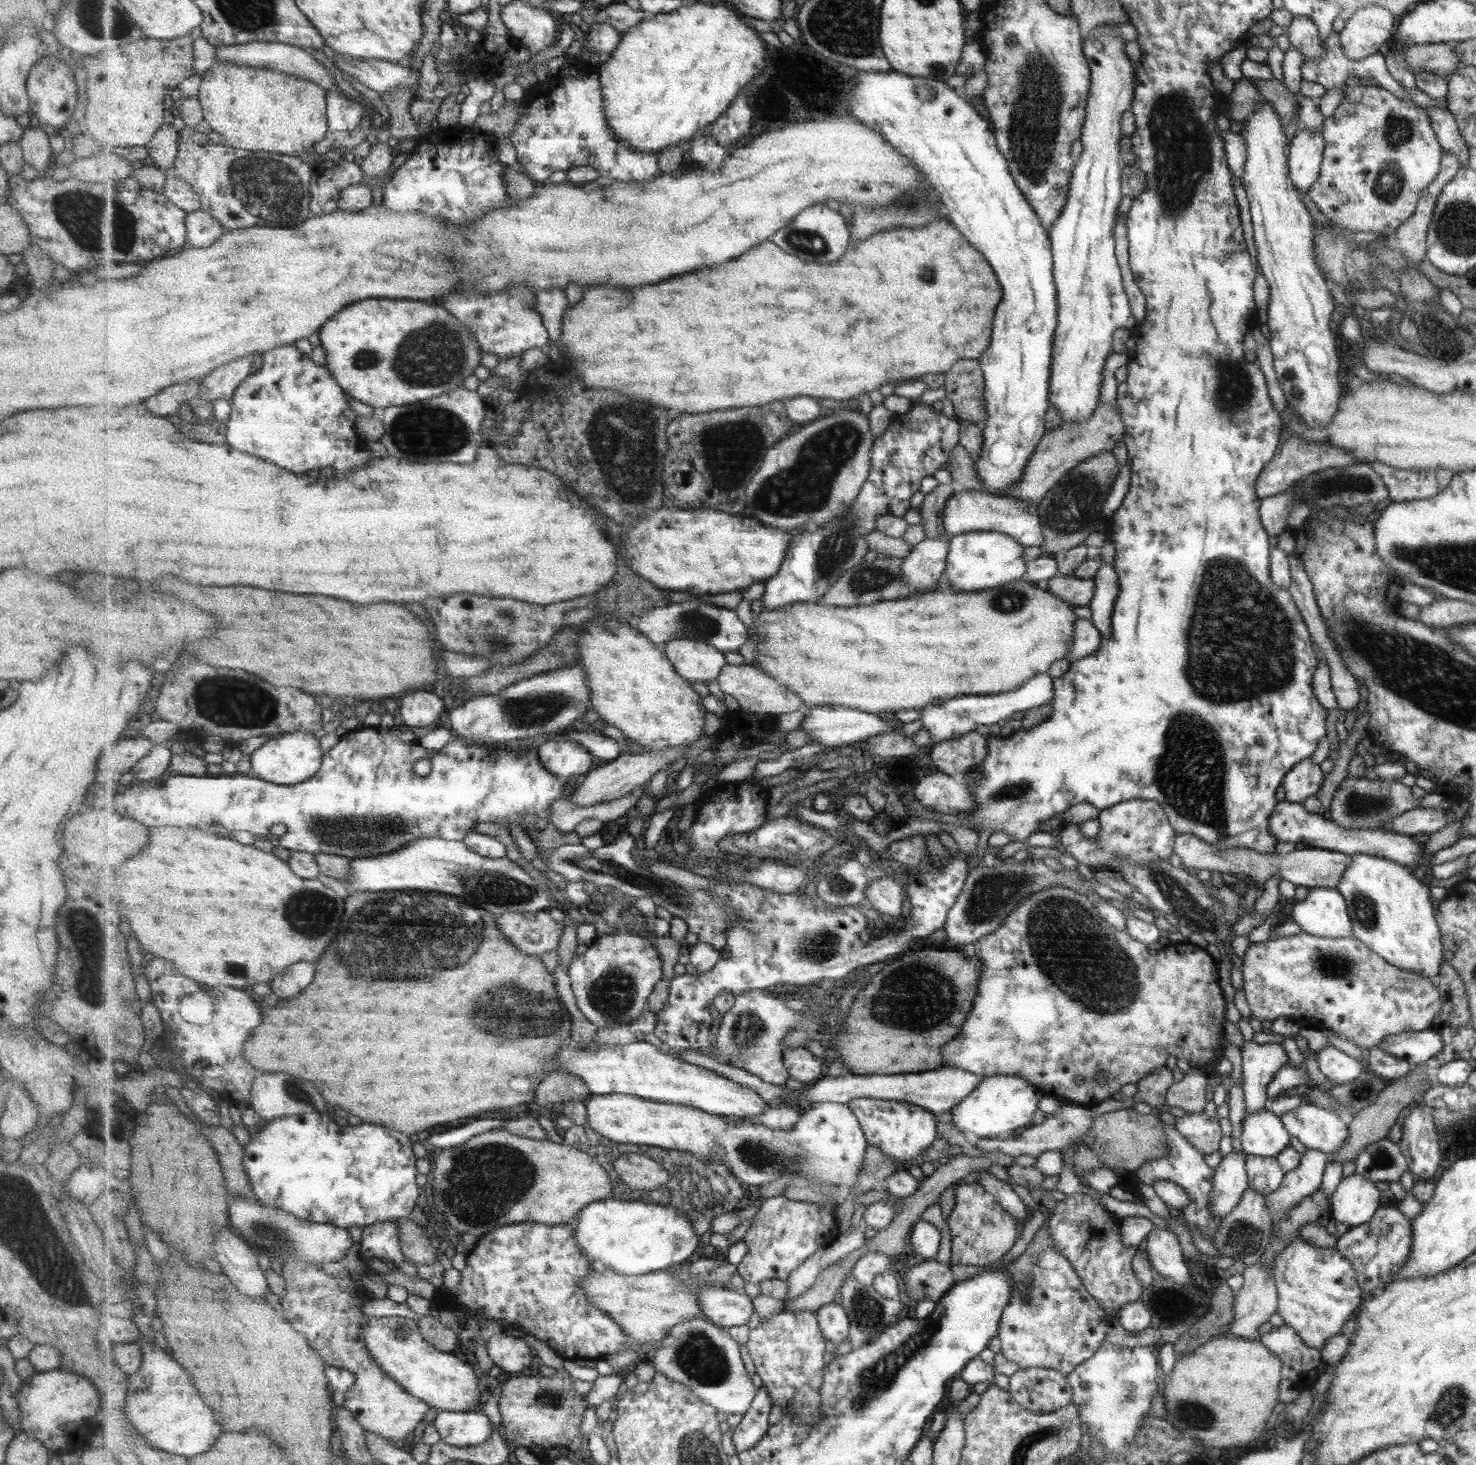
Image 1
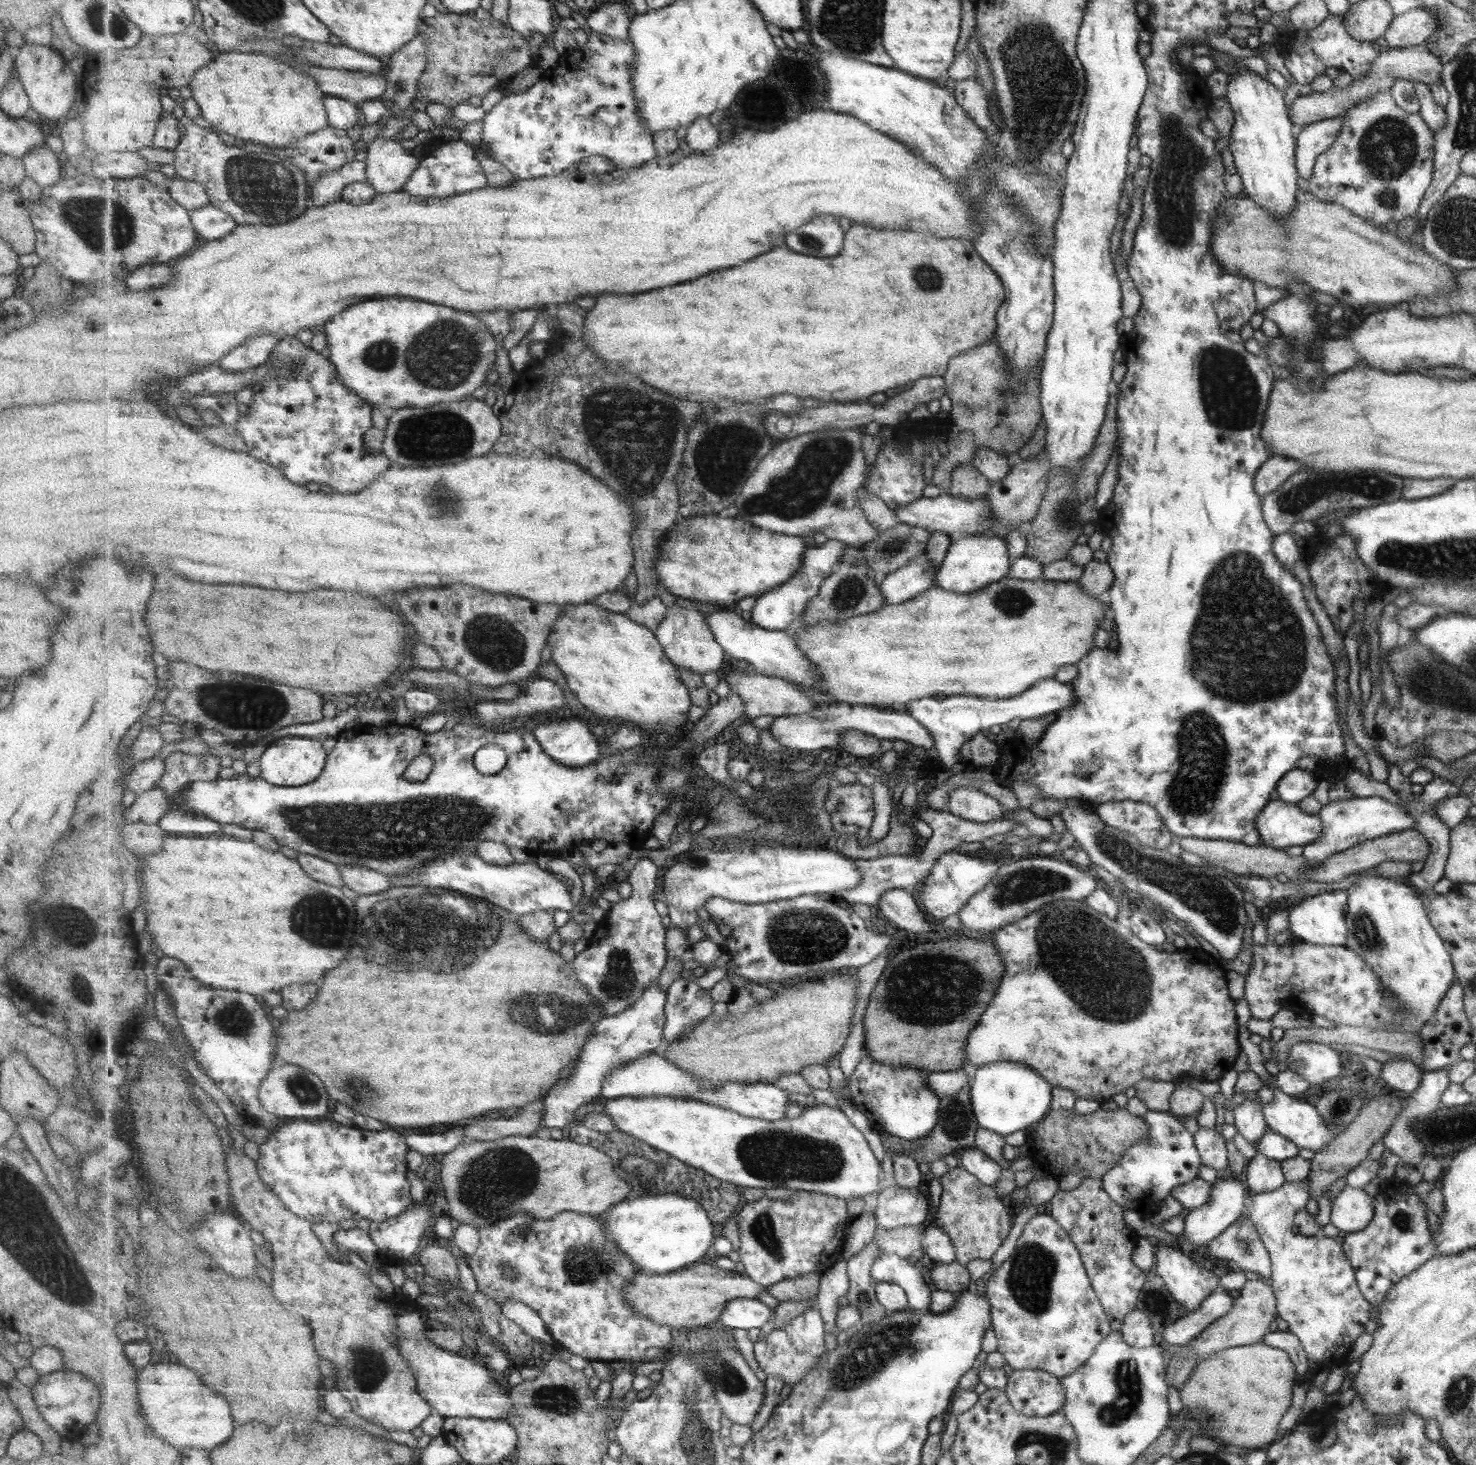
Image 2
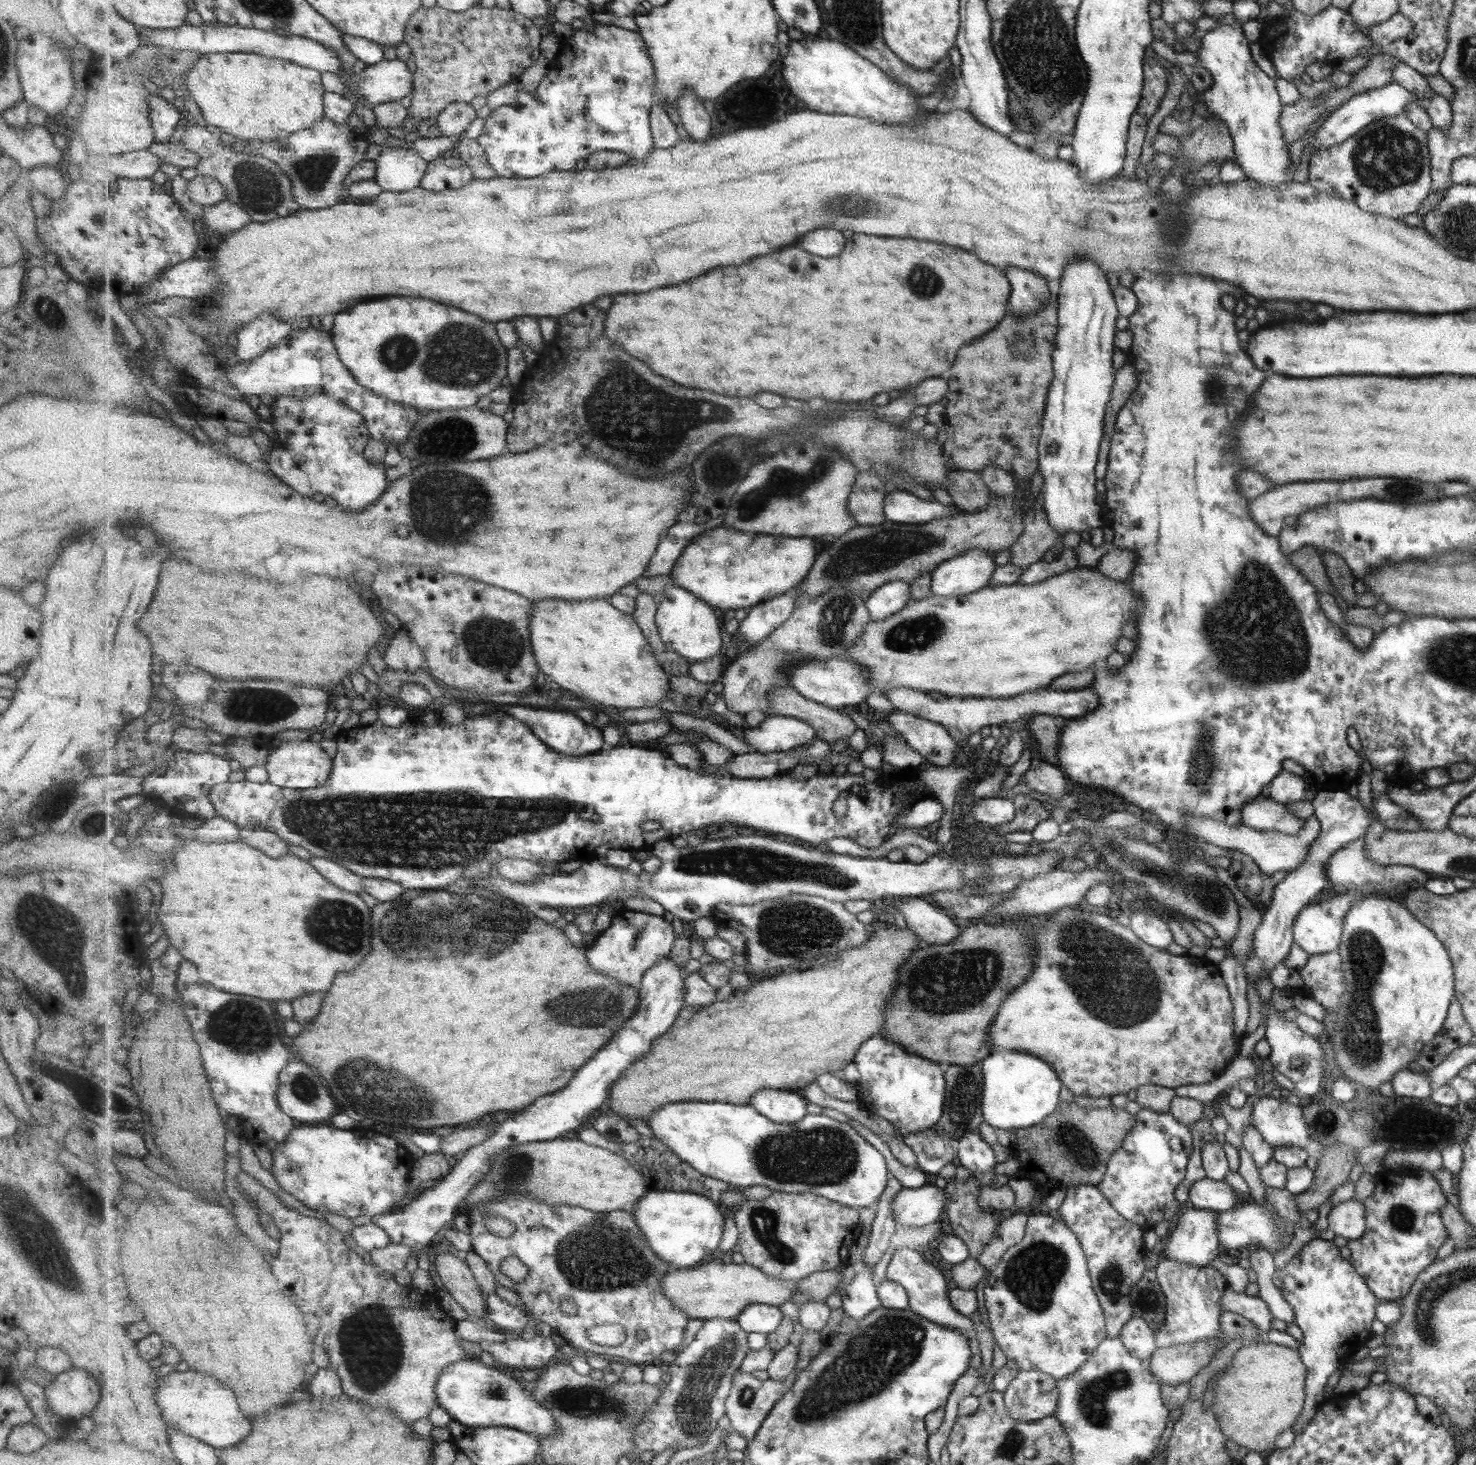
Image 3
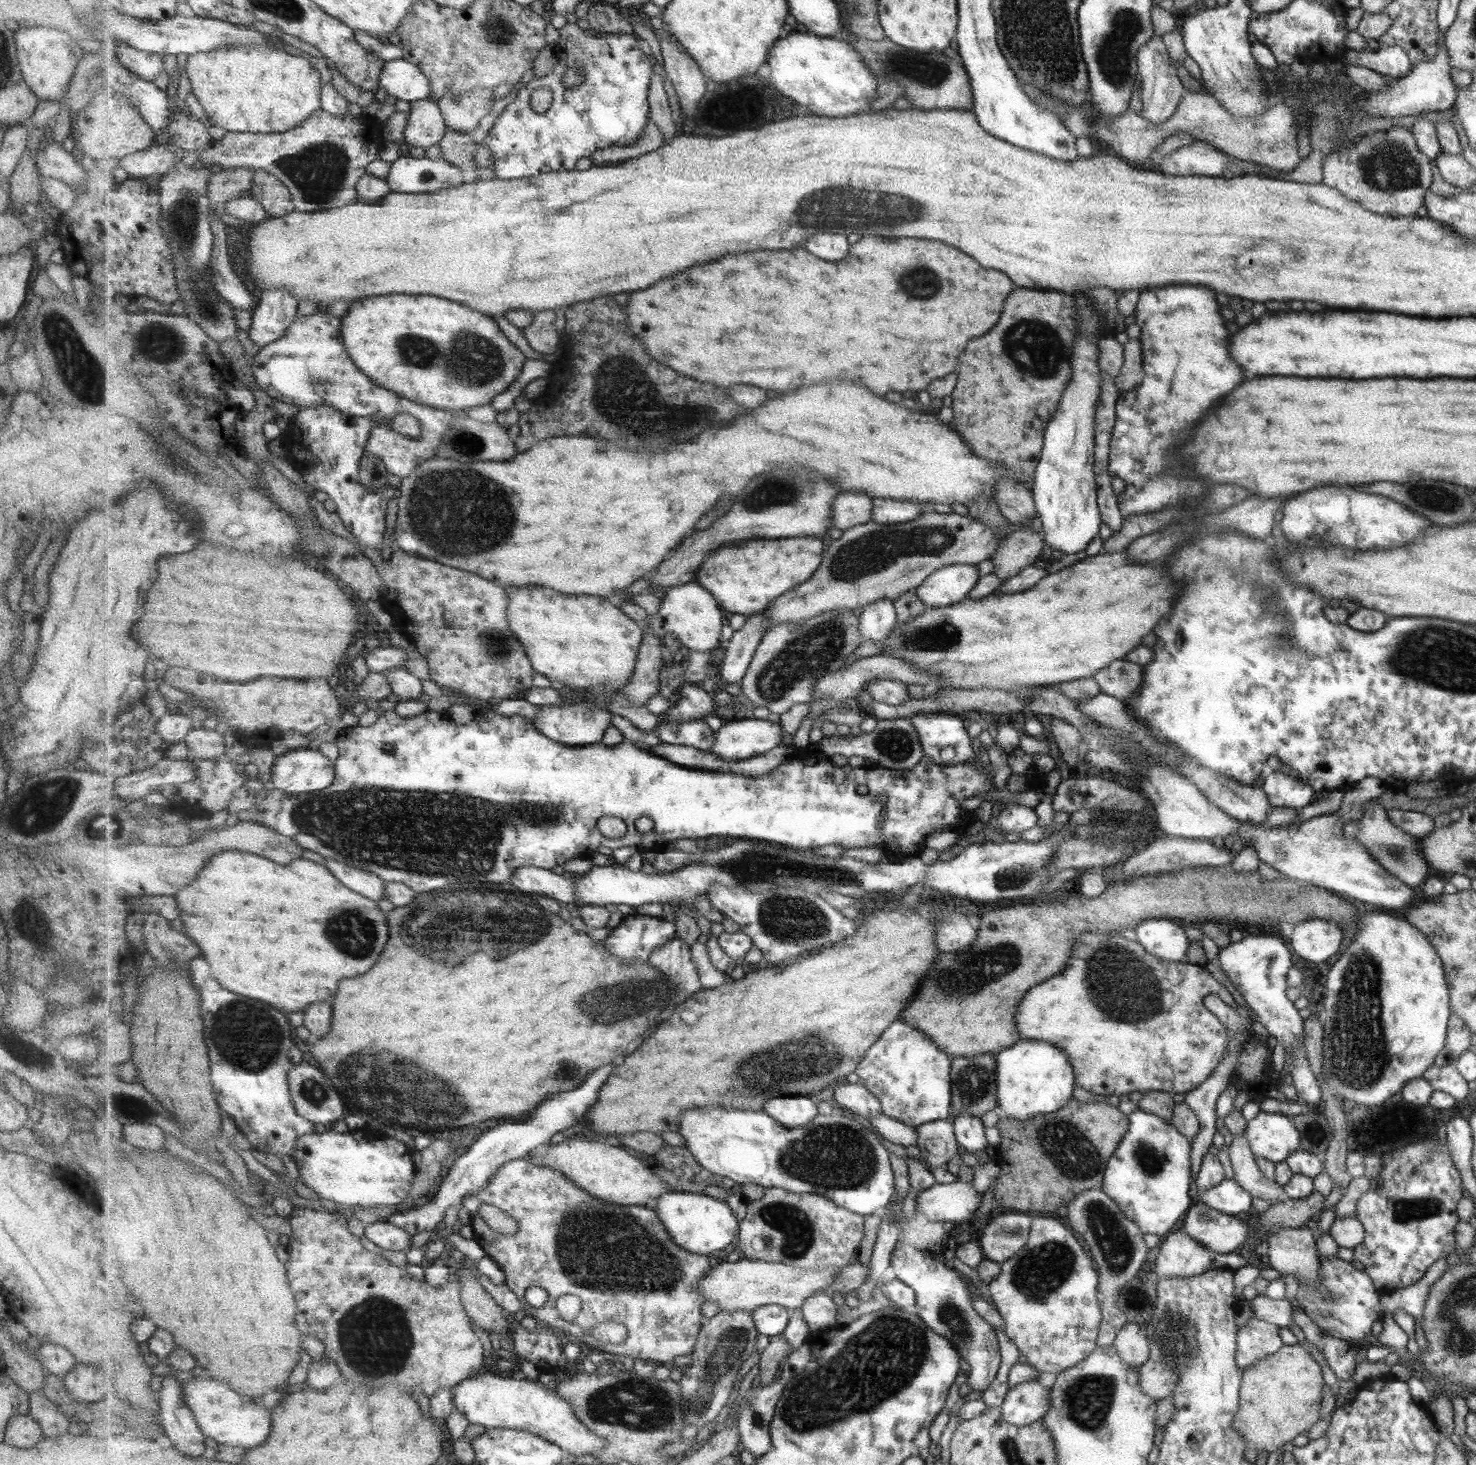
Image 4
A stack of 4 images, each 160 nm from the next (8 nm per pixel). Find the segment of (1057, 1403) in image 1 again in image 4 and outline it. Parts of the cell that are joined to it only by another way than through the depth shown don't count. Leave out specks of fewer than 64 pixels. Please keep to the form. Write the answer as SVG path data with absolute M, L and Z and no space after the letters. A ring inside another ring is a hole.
M1035 1379L1020 1382L1005 1393L998 1407L1008 1423L1027 1426L1043 1418L1050 1409L1050 1388Z

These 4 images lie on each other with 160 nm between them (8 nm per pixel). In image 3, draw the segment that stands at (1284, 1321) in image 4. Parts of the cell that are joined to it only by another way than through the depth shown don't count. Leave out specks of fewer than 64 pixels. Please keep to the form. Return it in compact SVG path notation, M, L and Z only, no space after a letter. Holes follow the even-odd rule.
M1226 1288L1221 1296L1221 1305L1224 1314L1241 1315L1254 1323L1259 1332L1266 1333L1271 1329L1267 1305L1257 1296L1248 1296L1244 1292L1236 1293Z

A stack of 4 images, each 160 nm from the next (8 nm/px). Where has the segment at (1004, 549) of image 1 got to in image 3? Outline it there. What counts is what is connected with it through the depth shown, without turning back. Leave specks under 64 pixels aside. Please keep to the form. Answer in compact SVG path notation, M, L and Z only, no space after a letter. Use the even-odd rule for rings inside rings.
M967 549L957 557L948 558L931 571L929 592L931 596L943 598L961 597L963 594L975 593L990 585L990 579L997 569L993 563L995 553L983 549Z

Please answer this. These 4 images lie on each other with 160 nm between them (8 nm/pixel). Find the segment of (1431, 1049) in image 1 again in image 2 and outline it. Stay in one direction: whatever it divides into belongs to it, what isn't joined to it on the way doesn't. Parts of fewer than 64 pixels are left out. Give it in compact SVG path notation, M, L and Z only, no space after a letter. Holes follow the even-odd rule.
M1302 1025L1300 1027L1294 1027L1293 1029L1287 1029L1279 1041L1271 1048L1271 1058L1277 1063L1277 1061L1284 1061L1289 1052L1289 1047L1294 1043L1301 1042L1313 1042L1319 1045L1330 1046L1331 1044L1338 1045L1357 1045L1363 1048L1372 1048L1379 1052L1386 1052L1387 1054L1399 1055L1399 1057L1407 1057L1407 1061L1413 1065L1419 1067L1421 1065L1421 1039L1417 1036L1417 1032L1408 1033L1403 1031L1387 1031L1385 1029L1370 1029L1357 1028L1356 1026L1343 1026L1335 1025L1333 1029L1325 1029L1321 1027L1308 1027L1308 1025Z

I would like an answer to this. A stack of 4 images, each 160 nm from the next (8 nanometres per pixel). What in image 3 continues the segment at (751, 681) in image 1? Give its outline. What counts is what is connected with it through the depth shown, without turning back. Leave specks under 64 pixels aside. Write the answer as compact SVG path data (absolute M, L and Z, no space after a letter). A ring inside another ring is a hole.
M793 687L773 689L770 696L770 715L804 720L813 726L819 739L831 745L839 740L848 742L848 738L857 732L857 724L845 712L809 700Z

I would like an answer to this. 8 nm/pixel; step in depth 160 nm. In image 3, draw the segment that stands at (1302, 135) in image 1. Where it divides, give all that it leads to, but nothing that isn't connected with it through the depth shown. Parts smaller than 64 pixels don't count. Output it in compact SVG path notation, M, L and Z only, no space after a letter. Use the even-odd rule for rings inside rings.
M1389 82L1389 84L1374 88L1374 90L1365 91L1359 93L1343 102L1343 105L1333 110L1318 127L1314 133L1315 144L1311 144L1313 147L1312 154L1327 148L1333 147L1337 144L1341 144L1345 139L1351 138L1359 129L1365 125L1373 124L1379 118L1385 118L1387 116L1399 116L1403 114L1403 108L1410 102L1415 102L1417 106L1426 106L1423 99L1417 99L1415 95L1407 93L1405 88L1398 86L1395 82Z

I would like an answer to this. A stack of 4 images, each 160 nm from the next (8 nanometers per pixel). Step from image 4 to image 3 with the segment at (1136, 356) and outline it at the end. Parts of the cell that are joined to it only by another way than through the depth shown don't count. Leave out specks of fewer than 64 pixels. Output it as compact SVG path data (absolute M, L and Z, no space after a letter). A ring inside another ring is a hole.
M1123 364L1115 373L1114 390L1110 393L1110 401L1106 404L1105 424L1102 428L1104 436L1109 440L1114 431L1117 413L1121 410L1122 404L1128 400L1135 385L1135 373L1131 365Z

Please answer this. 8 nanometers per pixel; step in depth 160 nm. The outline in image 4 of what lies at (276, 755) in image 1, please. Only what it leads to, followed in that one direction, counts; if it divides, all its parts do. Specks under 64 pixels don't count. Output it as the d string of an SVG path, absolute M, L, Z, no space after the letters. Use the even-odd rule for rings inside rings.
M309 746L276 757L272 781L289 794L314 793L334 784L336 764L323 752Z

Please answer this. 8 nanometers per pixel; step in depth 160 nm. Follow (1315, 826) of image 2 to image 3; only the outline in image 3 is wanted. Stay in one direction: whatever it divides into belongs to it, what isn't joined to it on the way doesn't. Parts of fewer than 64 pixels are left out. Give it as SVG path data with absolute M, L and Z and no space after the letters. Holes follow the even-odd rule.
M1256 797L1240 809L1241 822L1253 830L1275 830L1291 836L1304 825L1303 819L1291 814L1288 808L1274 799Z

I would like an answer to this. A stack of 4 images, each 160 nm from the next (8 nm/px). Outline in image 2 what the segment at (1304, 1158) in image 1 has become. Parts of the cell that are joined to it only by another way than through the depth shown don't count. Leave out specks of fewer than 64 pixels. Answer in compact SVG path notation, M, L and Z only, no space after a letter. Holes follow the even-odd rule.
M1307 1179L1297 1183L1284 1182L1277 1190L1252 1196L1251 1201L1247 1201L1242 1216L1238 1218L1247 1219L1255 1227L1263 1246L1267 1249L1270 1258L1270 1276L1267 1281L1274 1291L1277 1316L1286 1322L1287 1331L1298 1338L1307 1358L1310 1359L1312 1372L1307 1375L1308 1379L1321 1366L1339 1366L1349 1360L1348 1350L1359 1334L1364 1333L1363 1323L1367 1322L1373 1309L1359 1292L1353 1269L1338 1242L1334 1238L1326 1237L1322 1229L1315 1236L1303 1236L1294 1229L1293 1216L1300 1208L1304 1208L1309 1199Z

